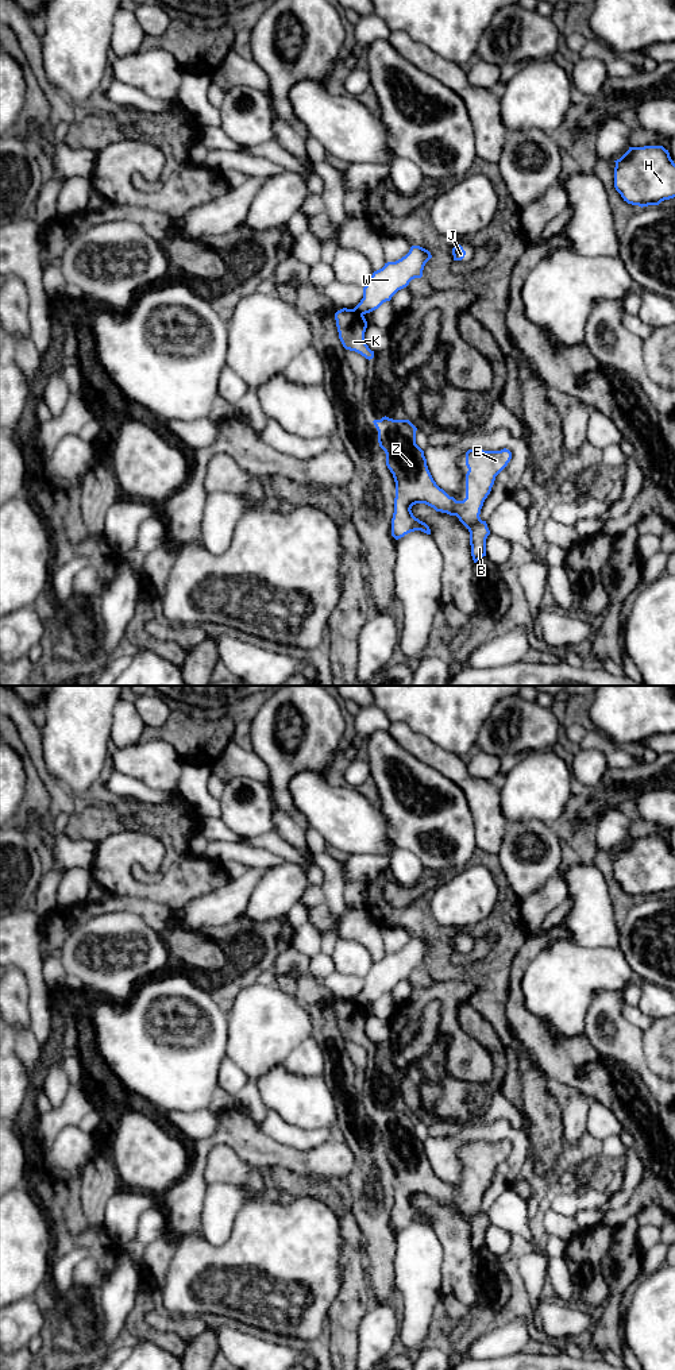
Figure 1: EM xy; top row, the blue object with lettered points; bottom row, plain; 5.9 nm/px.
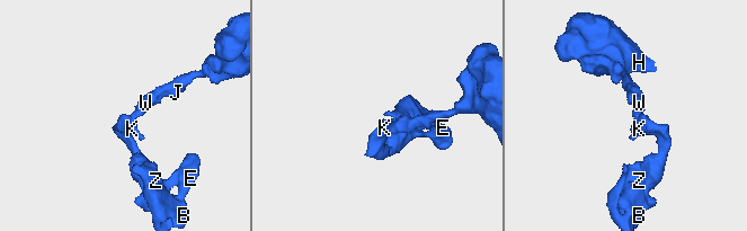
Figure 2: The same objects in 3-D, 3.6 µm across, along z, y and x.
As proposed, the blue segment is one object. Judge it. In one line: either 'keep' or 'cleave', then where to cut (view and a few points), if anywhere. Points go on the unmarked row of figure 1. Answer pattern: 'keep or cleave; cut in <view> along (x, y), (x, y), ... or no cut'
cleave; cut in xy along (354, 999), (362, 1006)

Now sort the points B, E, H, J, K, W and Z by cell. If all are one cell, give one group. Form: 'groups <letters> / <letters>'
groups B E K Z / H J W

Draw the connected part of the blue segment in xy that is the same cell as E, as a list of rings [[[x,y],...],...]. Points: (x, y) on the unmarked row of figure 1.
[[[382,1108],[373,1112],[378,1122],[379,1138],[386,1145],[386,1157],[396,1173],[392,1227],[398,1231],[421,1222],[431,1226],[429,1217],[416,1209],[412,1197],[425,1195],[436,1203],[456,1207],[470,1223],[474,1254],[486,1247],[486,1230],[490,1226],[486,1212],[479,1205],[491,1182],[495,1168],[508,1157],[512,1143],[468,1141],[466,1143],[466,1189],[456,1192],[433,1172],[424,1147],[416,1135],[417,1119],[409,1111]]]

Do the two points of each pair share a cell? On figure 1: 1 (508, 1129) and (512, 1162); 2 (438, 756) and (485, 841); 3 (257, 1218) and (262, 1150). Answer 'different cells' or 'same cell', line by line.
1: same cell
2: same cell
3: different cells

